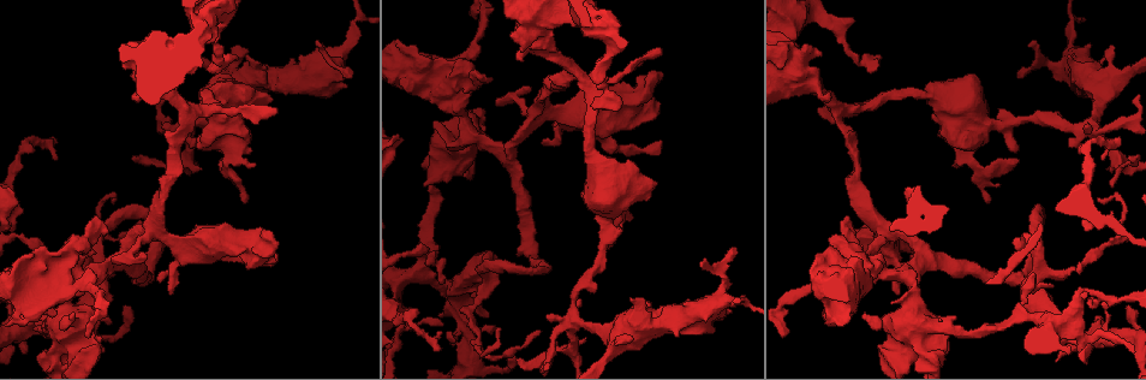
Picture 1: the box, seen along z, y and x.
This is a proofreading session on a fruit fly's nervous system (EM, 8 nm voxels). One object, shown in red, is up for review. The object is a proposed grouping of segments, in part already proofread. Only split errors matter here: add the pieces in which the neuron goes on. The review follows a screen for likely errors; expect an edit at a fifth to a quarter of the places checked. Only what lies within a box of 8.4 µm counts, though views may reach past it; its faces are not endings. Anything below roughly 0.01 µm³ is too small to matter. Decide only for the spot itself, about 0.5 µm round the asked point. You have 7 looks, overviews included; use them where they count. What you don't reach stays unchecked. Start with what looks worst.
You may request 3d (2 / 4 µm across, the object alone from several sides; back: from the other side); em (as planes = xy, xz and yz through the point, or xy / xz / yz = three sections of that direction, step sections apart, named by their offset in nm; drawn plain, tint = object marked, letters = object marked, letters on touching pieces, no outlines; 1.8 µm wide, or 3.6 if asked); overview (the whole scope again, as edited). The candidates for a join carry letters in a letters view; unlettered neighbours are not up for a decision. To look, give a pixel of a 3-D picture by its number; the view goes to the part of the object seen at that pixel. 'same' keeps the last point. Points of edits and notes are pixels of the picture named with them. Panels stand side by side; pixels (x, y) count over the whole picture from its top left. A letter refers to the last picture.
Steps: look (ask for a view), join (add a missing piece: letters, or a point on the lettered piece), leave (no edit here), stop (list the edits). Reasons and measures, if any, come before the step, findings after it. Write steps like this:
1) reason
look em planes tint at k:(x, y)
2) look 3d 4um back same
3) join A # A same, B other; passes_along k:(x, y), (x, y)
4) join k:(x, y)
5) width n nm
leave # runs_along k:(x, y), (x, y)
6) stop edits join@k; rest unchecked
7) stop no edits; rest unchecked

calibre changes
look em planes tint at 1:(466, 330)

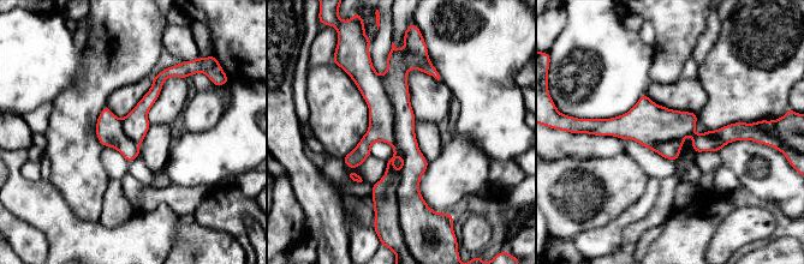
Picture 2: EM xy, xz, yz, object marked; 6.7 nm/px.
look em planes letters same

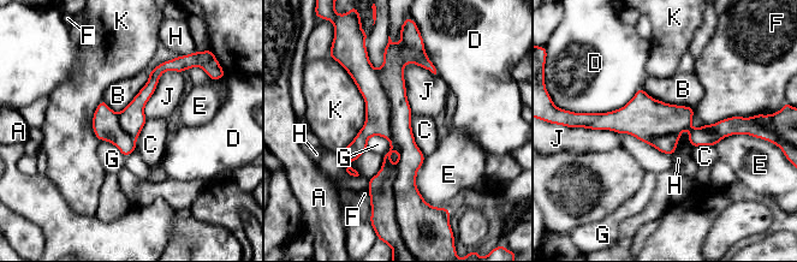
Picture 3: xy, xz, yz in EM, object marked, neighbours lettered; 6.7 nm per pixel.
width 220 nm
leave # A other, B other, C other, D other, E other, F other, G other, H other, J other, K other; border 3:(411, 114), (414, 141), (426, 156); no lettered piece goes on from it

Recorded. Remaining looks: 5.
sudden change in width
look 3d 2um at 1:(151, 233)

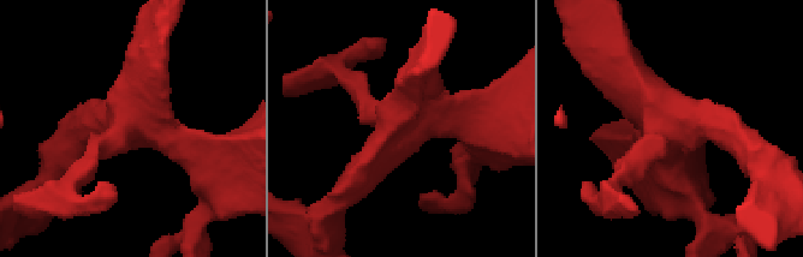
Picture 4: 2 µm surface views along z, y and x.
arms 4; need the tissue
look em planes letters at 4:(391, 118)

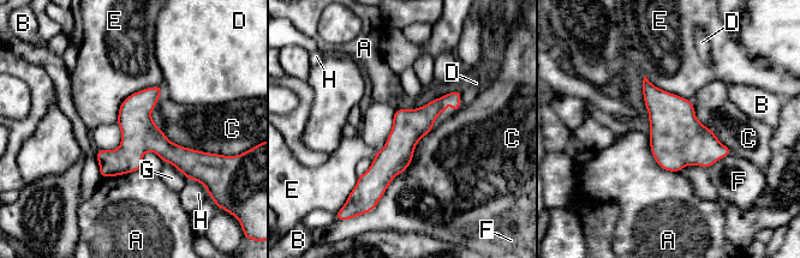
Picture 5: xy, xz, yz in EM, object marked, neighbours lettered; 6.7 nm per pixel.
longest_contact C 650 nm
leave # A other, B other, C other, D other, E other, F other, G other, H other; none of them fits

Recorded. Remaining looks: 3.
free end
look em planes letters at 1:(820, 114)

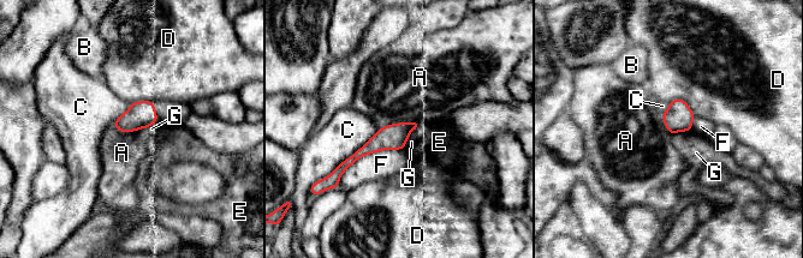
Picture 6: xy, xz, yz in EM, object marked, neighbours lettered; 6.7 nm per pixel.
width 180 nm
leave # A other, B other, C other, D other, E other, F other, G other; no lettered piece goes on from it

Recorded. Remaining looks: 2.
stop no edits; rest unchecked

